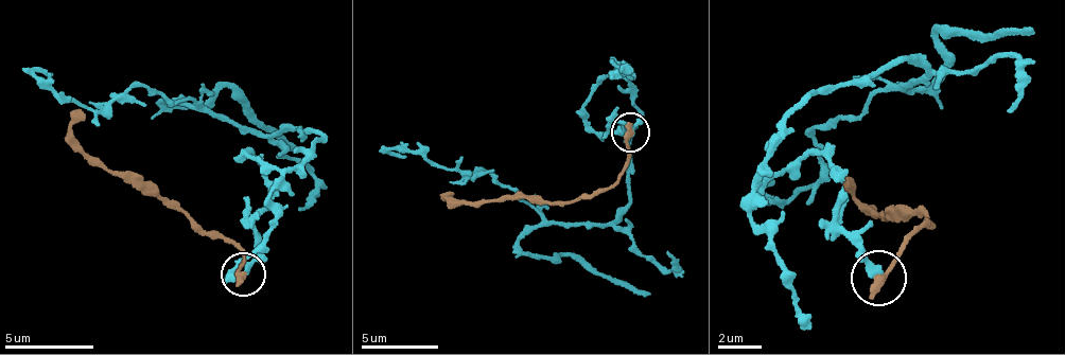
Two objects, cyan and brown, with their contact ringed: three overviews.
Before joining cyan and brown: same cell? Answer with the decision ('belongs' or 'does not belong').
does not belong

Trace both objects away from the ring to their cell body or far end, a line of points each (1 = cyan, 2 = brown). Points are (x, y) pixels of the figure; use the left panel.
1: (244, 273), (269, 183), (250, 156), (279, 171), (321, 139), (133, 85), (102, 108), (76, 105), (21, 66)
2: (244, 273), (238, 247), (192, 223), (85, 153), (71, 130), (84, 110)

